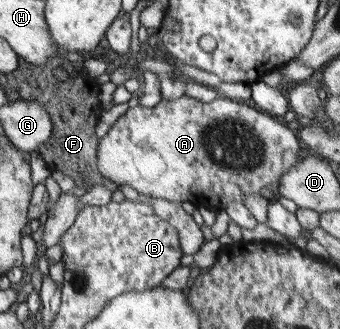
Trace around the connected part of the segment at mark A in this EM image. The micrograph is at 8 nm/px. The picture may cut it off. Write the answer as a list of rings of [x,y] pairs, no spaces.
[[[186,95],[172,101],[160,101],[158,105],[150,108],[142,107],[140,104],[135,108],[129,108],[128,111],[112,125],[110,131],[99,139],[97,168],[102,176],[109,178],[117,185],[122,185],[123,188],[131,186],[134,190],[137,190],[139,194],[146,194],[146,196],[153,198],[164,198],[178,203],[191,202],[197,208],[209,207],[213,210],[218,208],[226,209],[227,204],[231,202],[243,202],[245,193],[259,195],[260,190],[262,190],[264,186],[266,186],[268,190],[271,190],[274,196],[277,197],[282,175],[285,174],[285,172],[289,172],[293,166],[299,164],[301,158],[303,158],[300,142],[294,133],[295,130],[292,130],[290,126],[282,124],[275,116],[271,116],[262,111],[258,112],[256,107],[248,106],[246,103],[238,102],[228,97],[217,97],[213,102],[205,104],[196,98]]]

